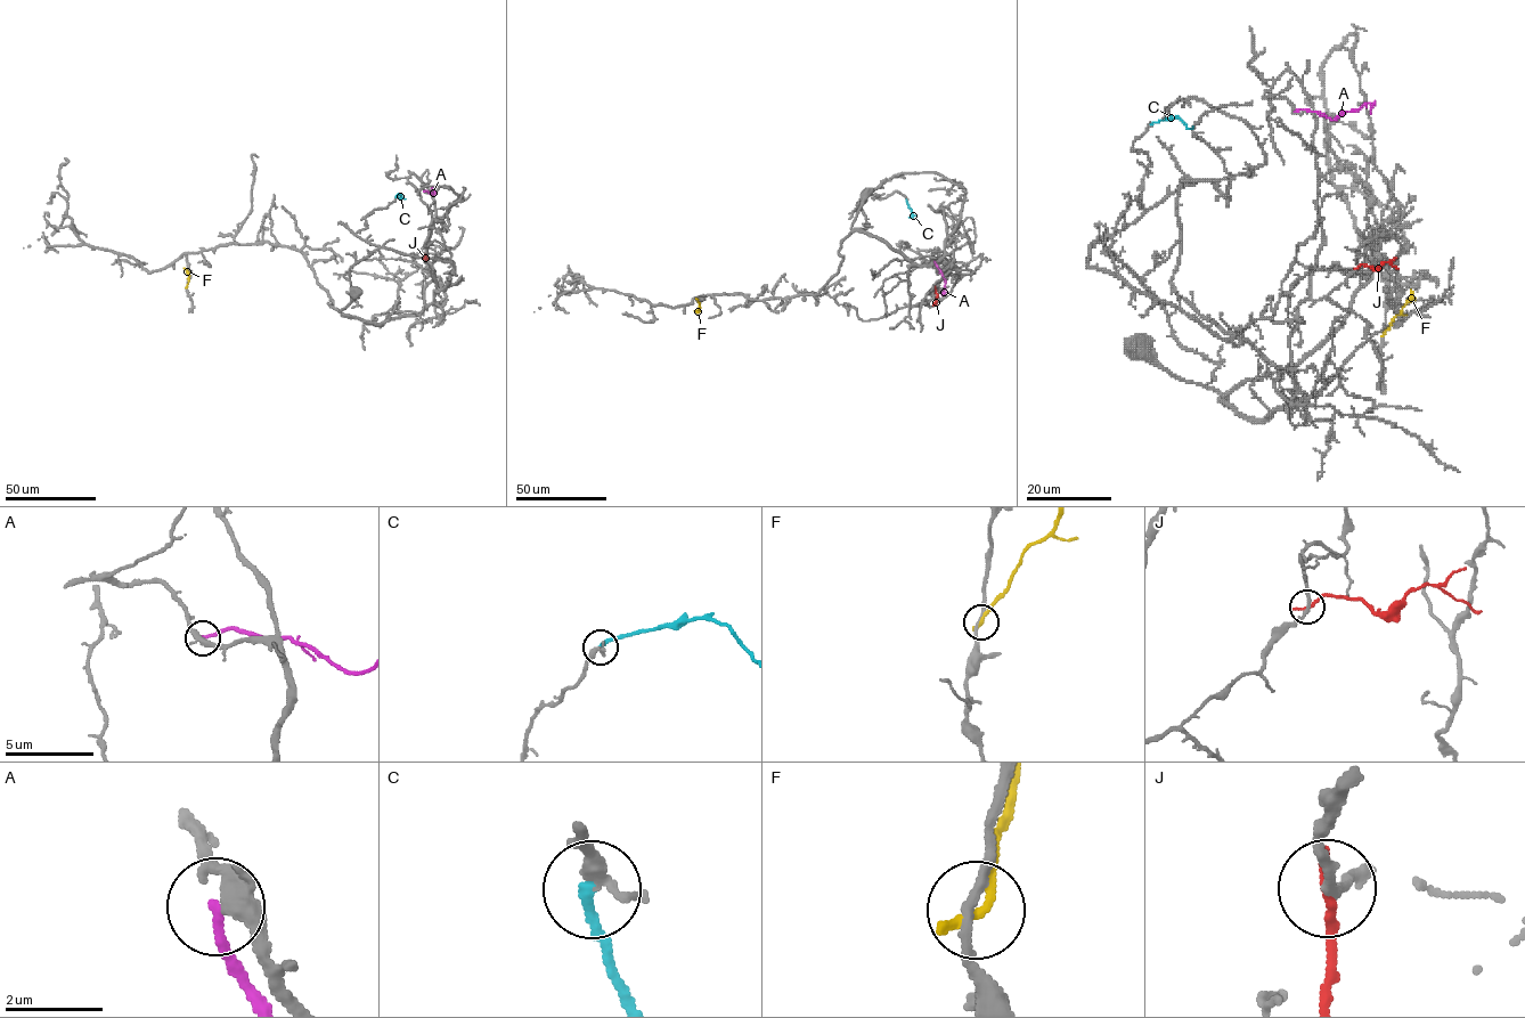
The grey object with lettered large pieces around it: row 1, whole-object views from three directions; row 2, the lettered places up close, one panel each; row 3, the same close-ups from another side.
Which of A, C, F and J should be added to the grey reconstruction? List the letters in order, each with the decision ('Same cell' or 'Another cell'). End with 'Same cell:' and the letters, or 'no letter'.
A: Another cell
C: Same cell
F: Another cell
J: Another cell
Same cell: C

